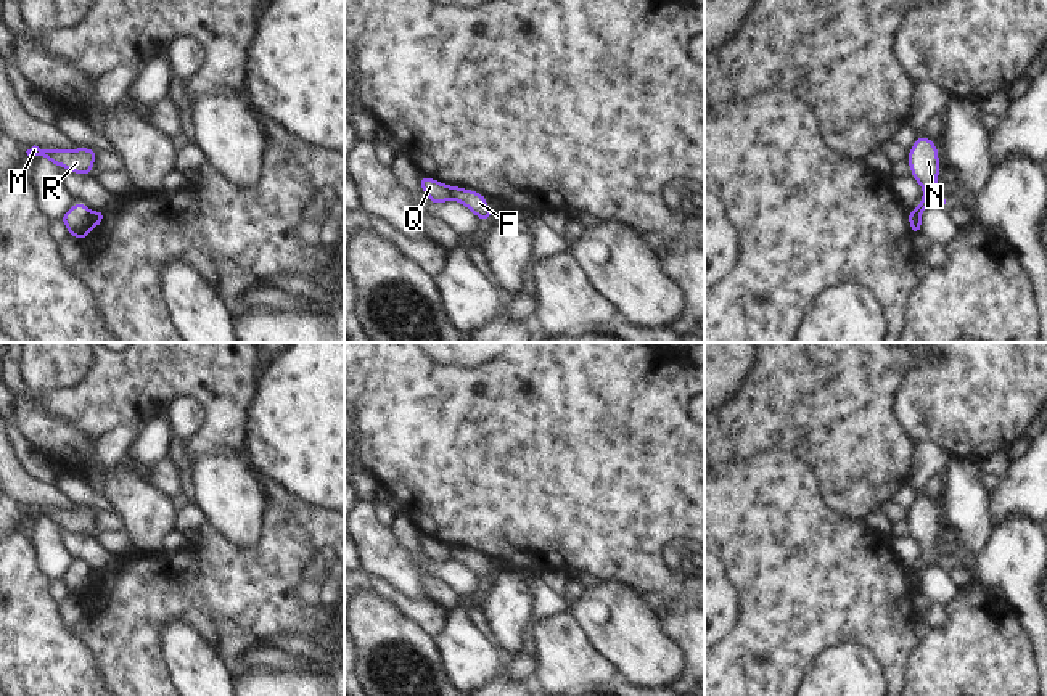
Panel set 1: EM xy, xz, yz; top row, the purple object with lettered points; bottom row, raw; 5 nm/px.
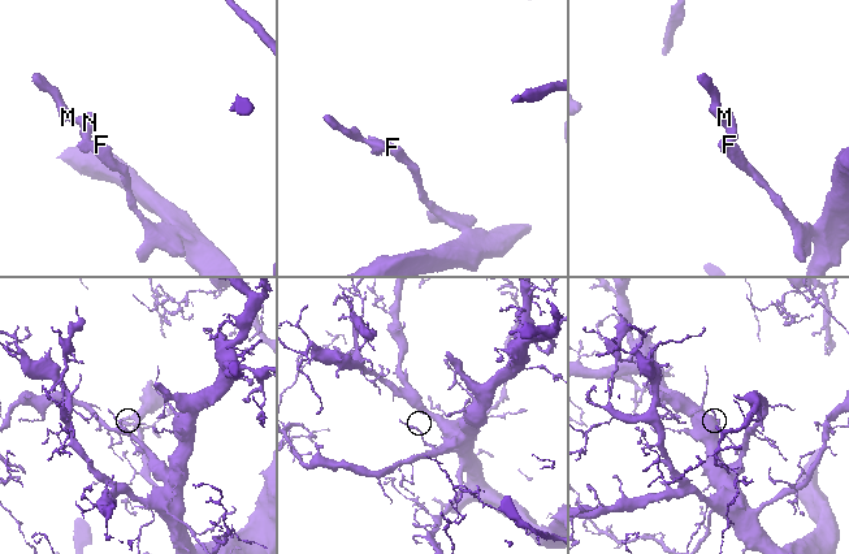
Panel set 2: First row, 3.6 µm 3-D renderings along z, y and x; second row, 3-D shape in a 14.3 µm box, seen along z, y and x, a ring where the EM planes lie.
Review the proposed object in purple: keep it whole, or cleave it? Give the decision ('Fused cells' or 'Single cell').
Fused cells

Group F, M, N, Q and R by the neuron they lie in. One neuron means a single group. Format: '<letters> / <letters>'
F / M N Q R

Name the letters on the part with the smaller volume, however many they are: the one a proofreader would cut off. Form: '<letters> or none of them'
M, N, Q, R

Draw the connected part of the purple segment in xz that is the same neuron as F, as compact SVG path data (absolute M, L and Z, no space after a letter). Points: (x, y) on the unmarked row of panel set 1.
M450 547L450 559L463 564L484 583L494 575L487 567L487 558L474 550L466 550L462 547Z

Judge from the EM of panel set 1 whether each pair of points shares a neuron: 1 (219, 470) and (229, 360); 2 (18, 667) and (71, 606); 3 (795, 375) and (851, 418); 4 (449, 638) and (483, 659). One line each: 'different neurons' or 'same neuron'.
1: different neurons
2: different neurons
3: same neuron
4: same neuron

